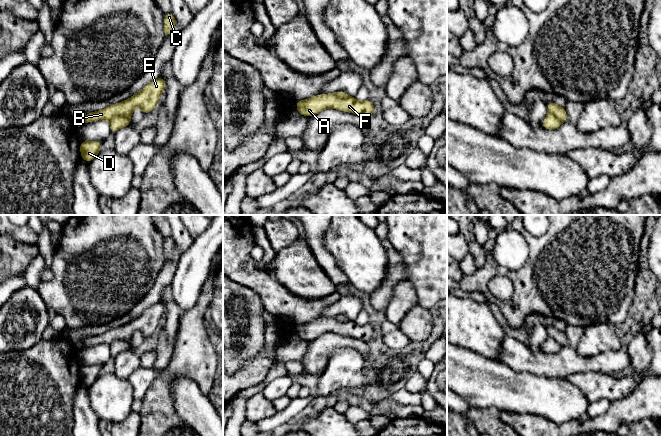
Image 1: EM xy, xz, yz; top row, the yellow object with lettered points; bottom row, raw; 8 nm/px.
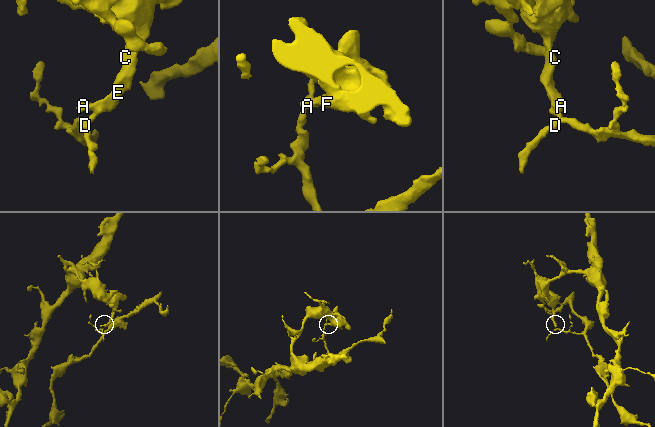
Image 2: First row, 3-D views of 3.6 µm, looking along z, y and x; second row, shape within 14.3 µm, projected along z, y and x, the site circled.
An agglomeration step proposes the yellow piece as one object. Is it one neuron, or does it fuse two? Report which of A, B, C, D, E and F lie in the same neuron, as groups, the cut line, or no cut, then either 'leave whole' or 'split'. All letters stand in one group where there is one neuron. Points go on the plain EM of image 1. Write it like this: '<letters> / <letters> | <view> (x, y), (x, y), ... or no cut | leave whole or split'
A B C E F / D | xy (129, 343), (123, 340), (113, 340), (109, 344) | split

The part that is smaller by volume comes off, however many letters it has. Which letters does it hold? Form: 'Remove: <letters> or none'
Remove: D

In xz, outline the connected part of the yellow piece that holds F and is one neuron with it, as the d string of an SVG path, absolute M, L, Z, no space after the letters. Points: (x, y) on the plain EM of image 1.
M336 317L320 318L307 324L296 325L297 336L307 341L311 341L326 332L334 332L369 343L374 331L375 328L369 323L361 326L351 320L340 322Z

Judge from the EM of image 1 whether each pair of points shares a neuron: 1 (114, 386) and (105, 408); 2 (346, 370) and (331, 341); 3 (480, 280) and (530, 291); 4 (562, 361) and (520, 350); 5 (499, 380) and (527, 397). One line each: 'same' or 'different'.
1: same
2: different
3: same
4: same
5: same

